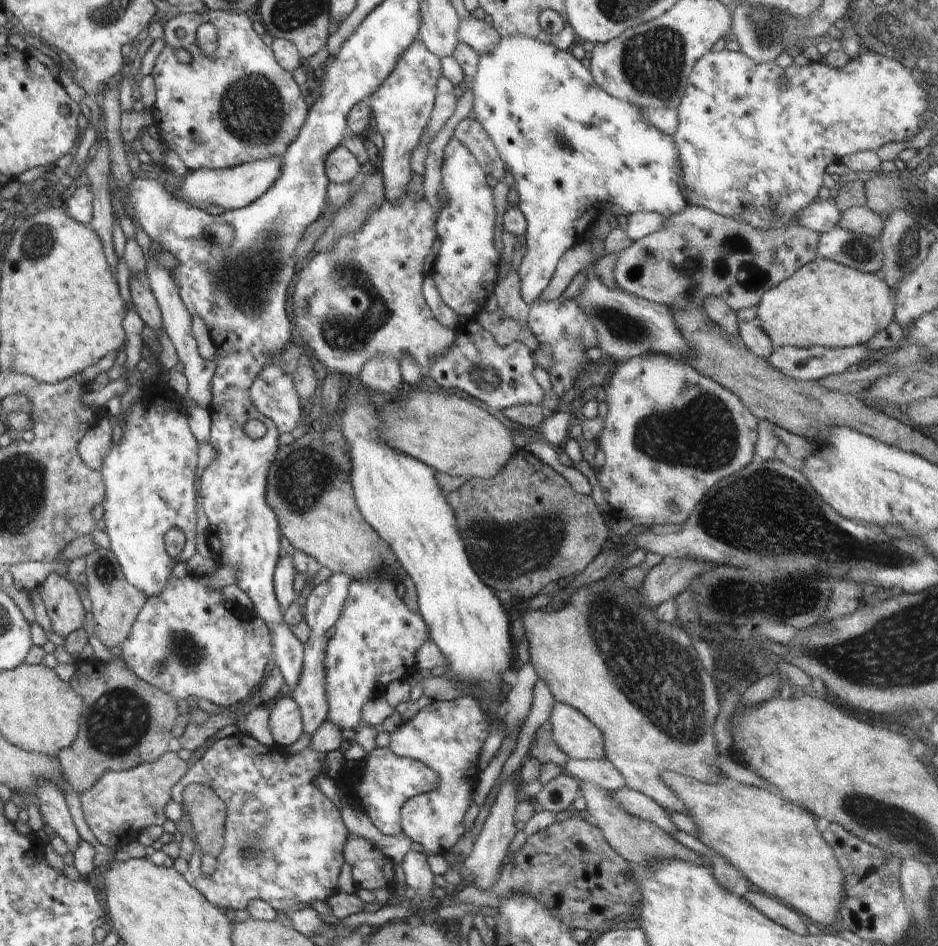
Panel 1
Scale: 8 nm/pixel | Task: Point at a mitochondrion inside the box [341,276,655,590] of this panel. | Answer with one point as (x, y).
(504, 550)

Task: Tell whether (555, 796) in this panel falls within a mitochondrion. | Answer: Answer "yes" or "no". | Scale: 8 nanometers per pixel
no

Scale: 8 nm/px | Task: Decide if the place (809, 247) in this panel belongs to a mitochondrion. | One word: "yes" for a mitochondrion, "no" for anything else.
yes

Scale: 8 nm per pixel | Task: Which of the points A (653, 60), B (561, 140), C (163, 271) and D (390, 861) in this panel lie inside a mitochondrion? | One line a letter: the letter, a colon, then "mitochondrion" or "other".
A: mitochondrion
B: mitochondrion
C: other
D: other

